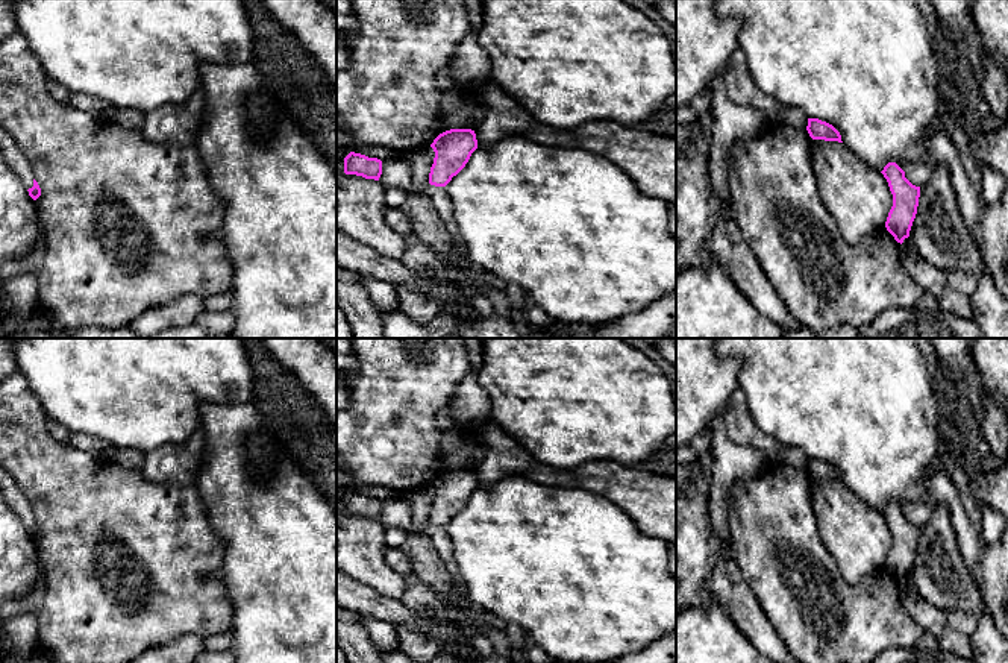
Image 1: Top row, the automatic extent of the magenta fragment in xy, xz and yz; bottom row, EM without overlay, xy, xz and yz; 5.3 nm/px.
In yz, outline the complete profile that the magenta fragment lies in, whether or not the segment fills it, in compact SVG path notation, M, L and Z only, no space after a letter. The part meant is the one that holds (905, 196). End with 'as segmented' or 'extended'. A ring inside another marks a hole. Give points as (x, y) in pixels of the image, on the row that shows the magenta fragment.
M888 162L881 173L887 179L893 194L893 206L888 212L885 228L902 244L909 237L917 214L920 187L913 185L896 162Z; as segmented

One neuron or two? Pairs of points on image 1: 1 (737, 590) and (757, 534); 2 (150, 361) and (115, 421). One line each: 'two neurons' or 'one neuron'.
1: two neurons
2: one neuron

